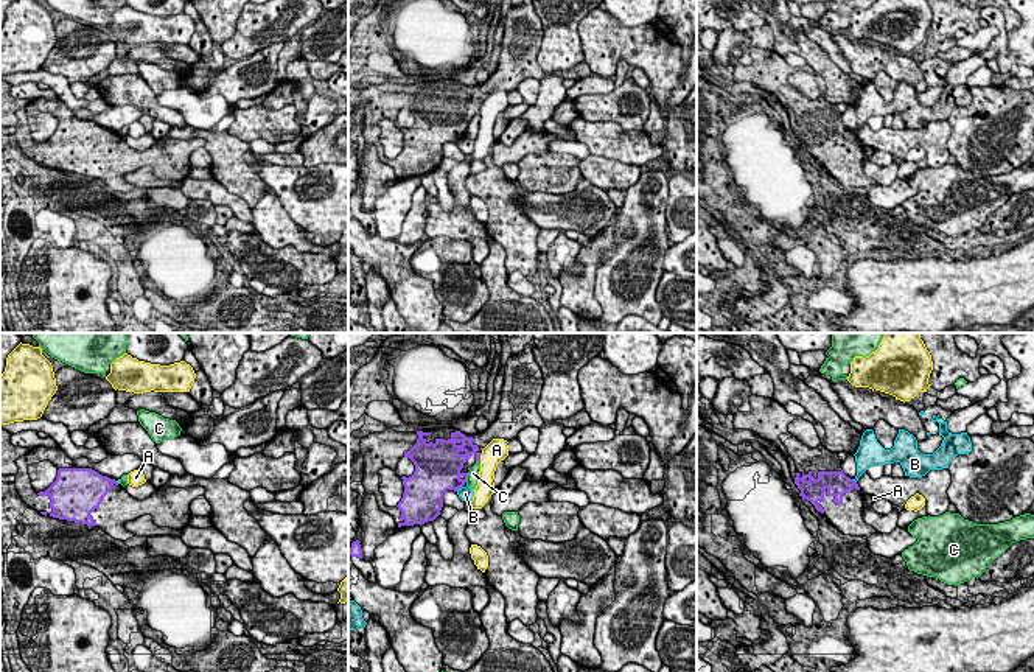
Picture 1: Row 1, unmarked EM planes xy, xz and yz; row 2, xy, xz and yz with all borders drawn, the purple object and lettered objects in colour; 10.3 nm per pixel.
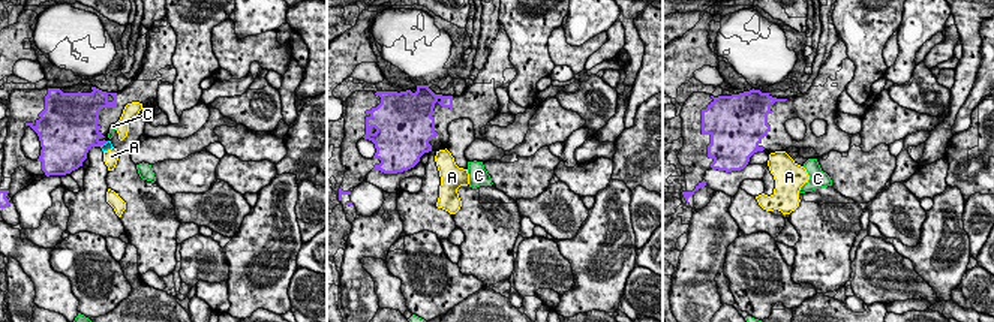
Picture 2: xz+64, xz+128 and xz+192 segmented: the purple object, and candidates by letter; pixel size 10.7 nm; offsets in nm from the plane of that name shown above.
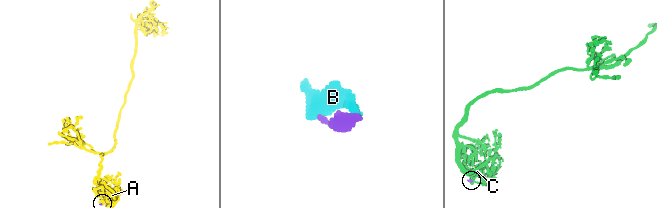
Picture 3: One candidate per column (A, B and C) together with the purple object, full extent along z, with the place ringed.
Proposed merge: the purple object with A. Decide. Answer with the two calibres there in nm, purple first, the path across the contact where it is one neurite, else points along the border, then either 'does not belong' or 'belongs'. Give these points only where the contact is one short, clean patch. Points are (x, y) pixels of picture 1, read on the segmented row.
calibres 170 and 220 nm; border xz (482, 453), (479, 461); does not belong

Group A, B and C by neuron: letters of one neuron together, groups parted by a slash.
A / B / C

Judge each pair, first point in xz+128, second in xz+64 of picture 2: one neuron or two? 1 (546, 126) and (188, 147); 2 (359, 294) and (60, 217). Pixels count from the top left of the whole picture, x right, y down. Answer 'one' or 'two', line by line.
1: one
2: one

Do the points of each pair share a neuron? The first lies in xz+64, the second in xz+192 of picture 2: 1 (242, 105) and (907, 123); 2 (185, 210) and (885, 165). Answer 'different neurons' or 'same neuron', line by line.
1: different neurons
2: different neurons

